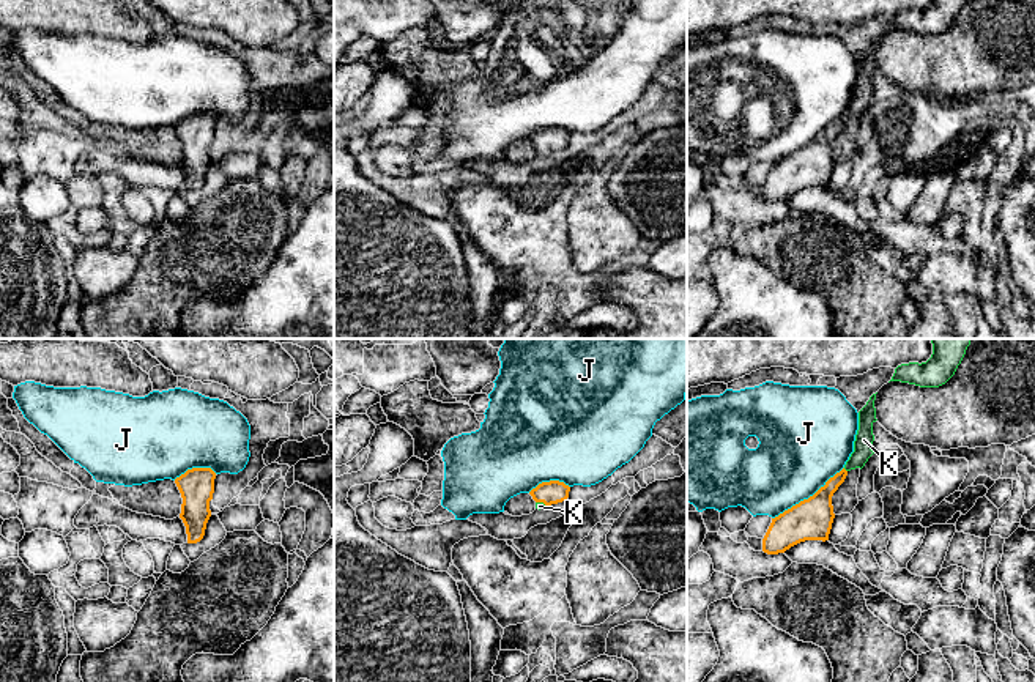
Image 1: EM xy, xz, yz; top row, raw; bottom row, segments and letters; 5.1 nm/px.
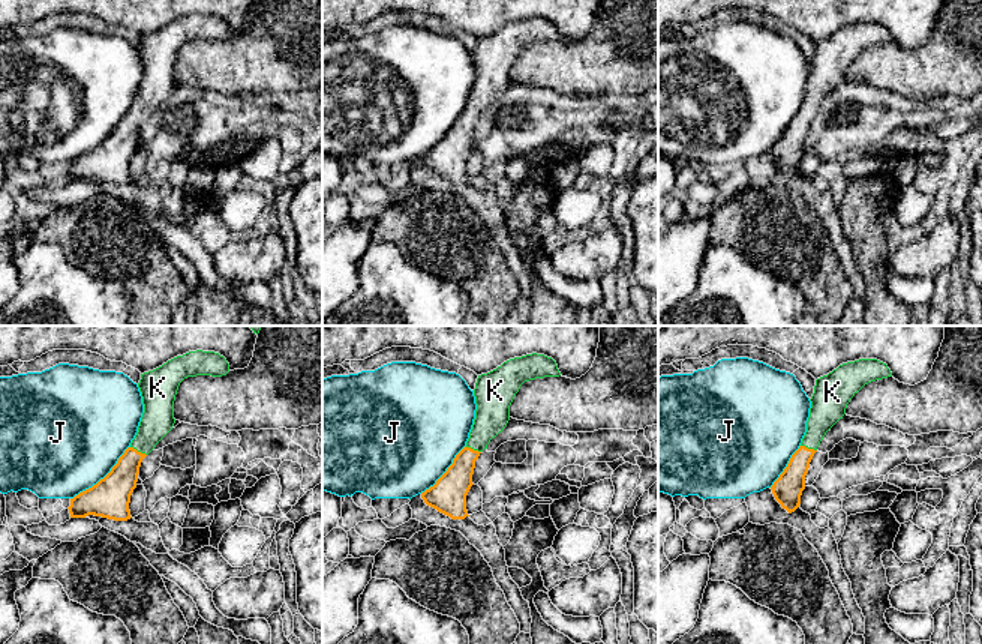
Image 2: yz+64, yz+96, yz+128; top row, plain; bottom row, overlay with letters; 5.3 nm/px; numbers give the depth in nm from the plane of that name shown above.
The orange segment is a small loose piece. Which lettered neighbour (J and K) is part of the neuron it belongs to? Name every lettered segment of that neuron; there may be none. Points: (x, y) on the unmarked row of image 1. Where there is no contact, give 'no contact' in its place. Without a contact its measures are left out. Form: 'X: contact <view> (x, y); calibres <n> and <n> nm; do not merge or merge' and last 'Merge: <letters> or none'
J: contact yz (808, 145); calibres 220 and 420 nm; do not merge
K: contact yz (845, 117); calibres 160 and 100 nm; merge
Merge: K

